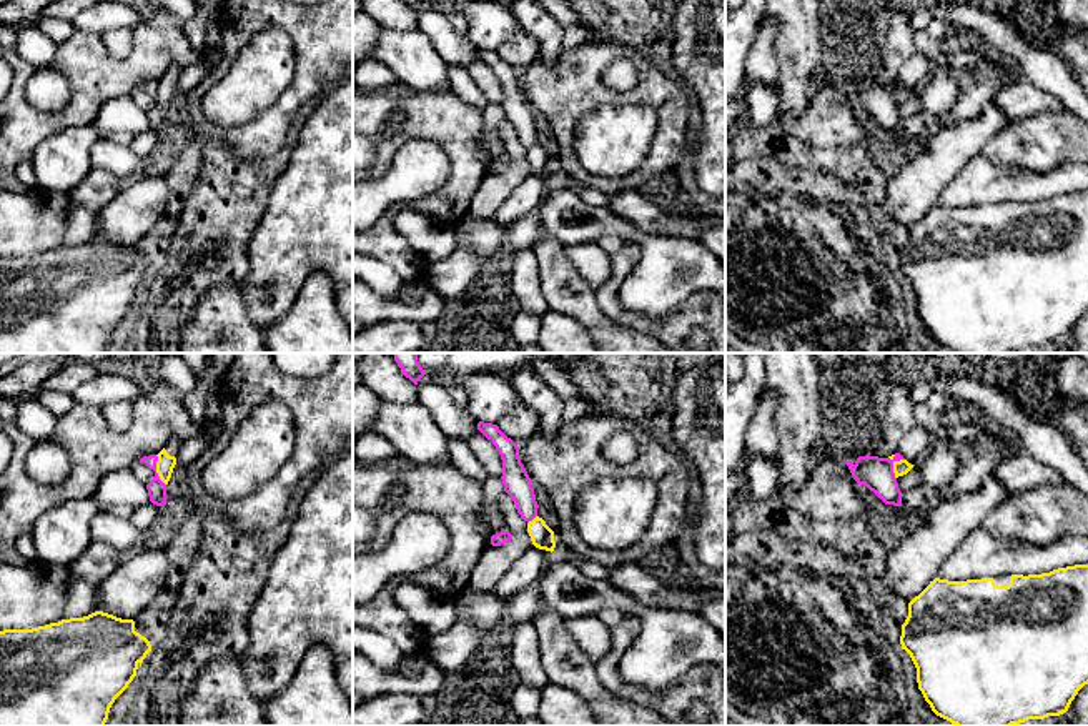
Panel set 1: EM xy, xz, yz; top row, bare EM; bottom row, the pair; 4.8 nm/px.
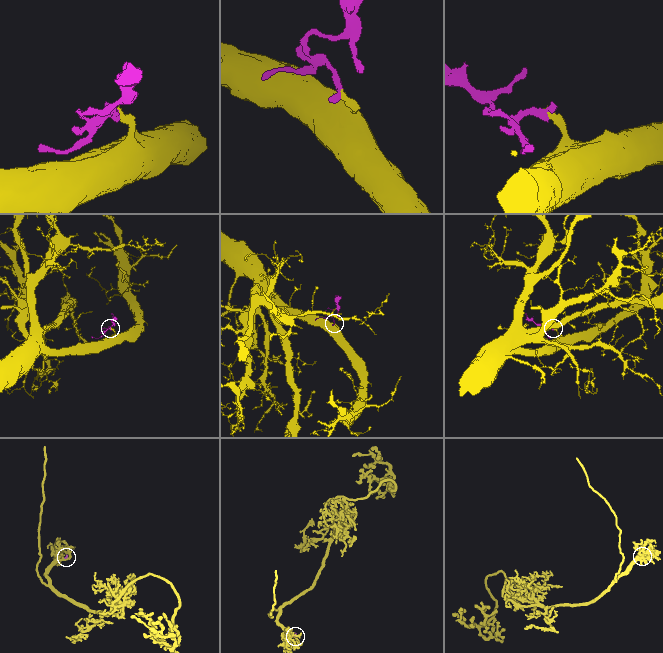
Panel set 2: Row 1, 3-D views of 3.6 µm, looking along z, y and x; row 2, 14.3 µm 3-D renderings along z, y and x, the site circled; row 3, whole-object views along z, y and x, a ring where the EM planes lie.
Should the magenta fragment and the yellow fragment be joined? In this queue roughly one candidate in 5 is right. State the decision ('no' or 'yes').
no

